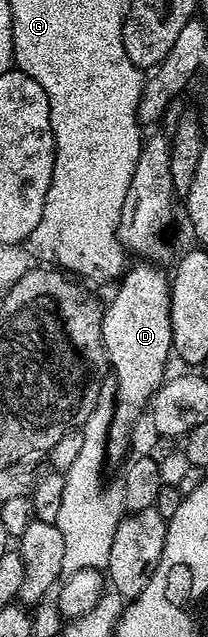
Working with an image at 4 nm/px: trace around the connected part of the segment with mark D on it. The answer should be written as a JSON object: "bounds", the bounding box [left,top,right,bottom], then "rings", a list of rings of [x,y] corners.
{"bounds":[101,262,173,392],"rings":[[[137,262],[133,269],[120,277],[116,285],[117,293],[107,304],[101,318],[101,341],[105,347],[105,359],[111,369],[114,381],[119,372],[125,374],[125,362],[139,362],[137,372],[145,376],[157,376],[160,380],[151,382],[151,390],[156,392],[166,379],[165,363],[171,360],[173,339],[171,338],[171,318],[169,317],[170,277],[160,272],[153,262]]]}

